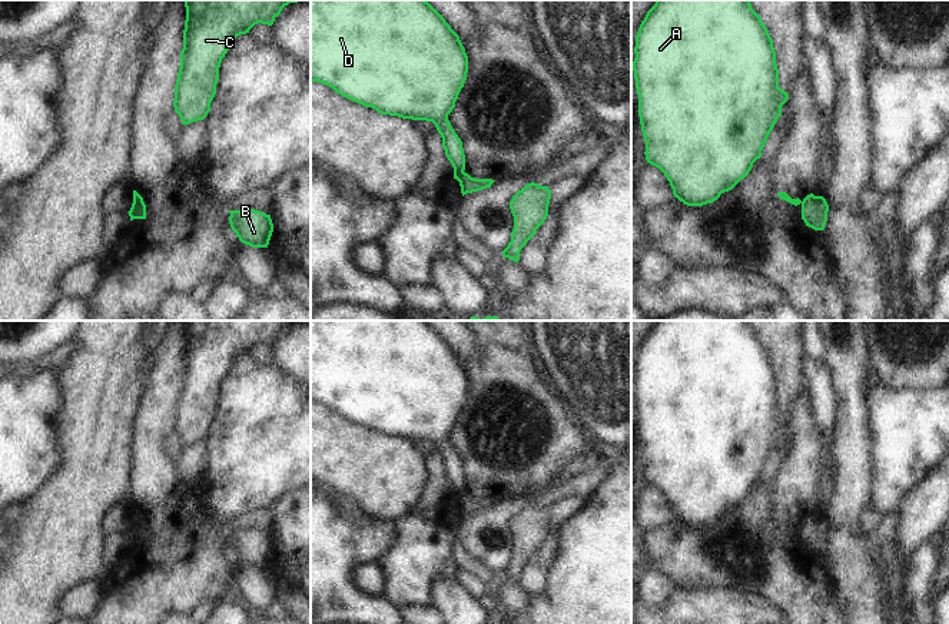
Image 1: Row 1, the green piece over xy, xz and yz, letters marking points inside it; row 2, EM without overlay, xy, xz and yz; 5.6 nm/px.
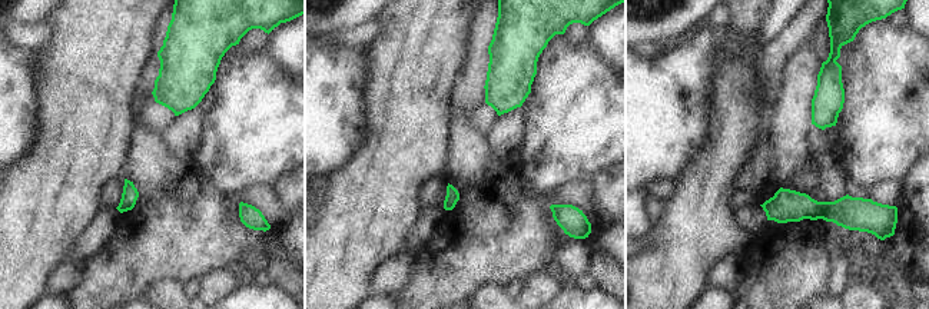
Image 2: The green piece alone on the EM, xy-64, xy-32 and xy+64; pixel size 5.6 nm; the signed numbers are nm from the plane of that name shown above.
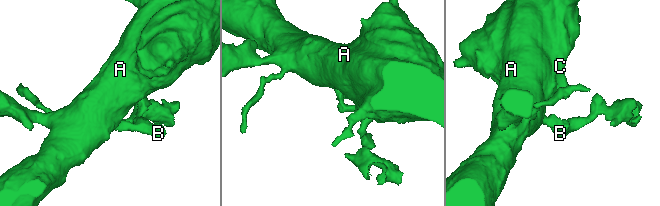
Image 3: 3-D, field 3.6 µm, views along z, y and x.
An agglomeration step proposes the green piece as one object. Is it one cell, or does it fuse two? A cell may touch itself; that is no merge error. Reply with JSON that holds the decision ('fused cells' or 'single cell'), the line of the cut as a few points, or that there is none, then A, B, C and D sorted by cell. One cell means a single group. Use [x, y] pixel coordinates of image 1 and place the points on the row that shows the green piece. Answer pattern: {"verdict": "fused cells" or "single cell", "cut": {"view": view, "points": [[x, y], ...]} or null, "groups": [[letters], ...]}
{"verdict": "fused cells", "cut": {"view": "xy", "points": [[143, 202], [136, 208], [130, 208]]}, "groups": [["A", "C", "D"], ["B"]]}

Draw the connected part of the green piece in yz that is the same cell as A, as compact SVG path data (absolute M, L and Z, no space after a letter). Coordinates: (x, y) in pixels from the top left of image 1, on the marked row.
M657 0L647 11L636 36L636 59L631 63L634 70L636 89L638 94L638 116L646 142L647 163L658 167L673 189L674 198L687 206L703 206L713 203L721 193L731 190L744 179L753 163L761 157L761 150L777 119L782 116L782 106L787 102L787 92L779 87L779 69L773 40L761 17L753 10L750 0Z

